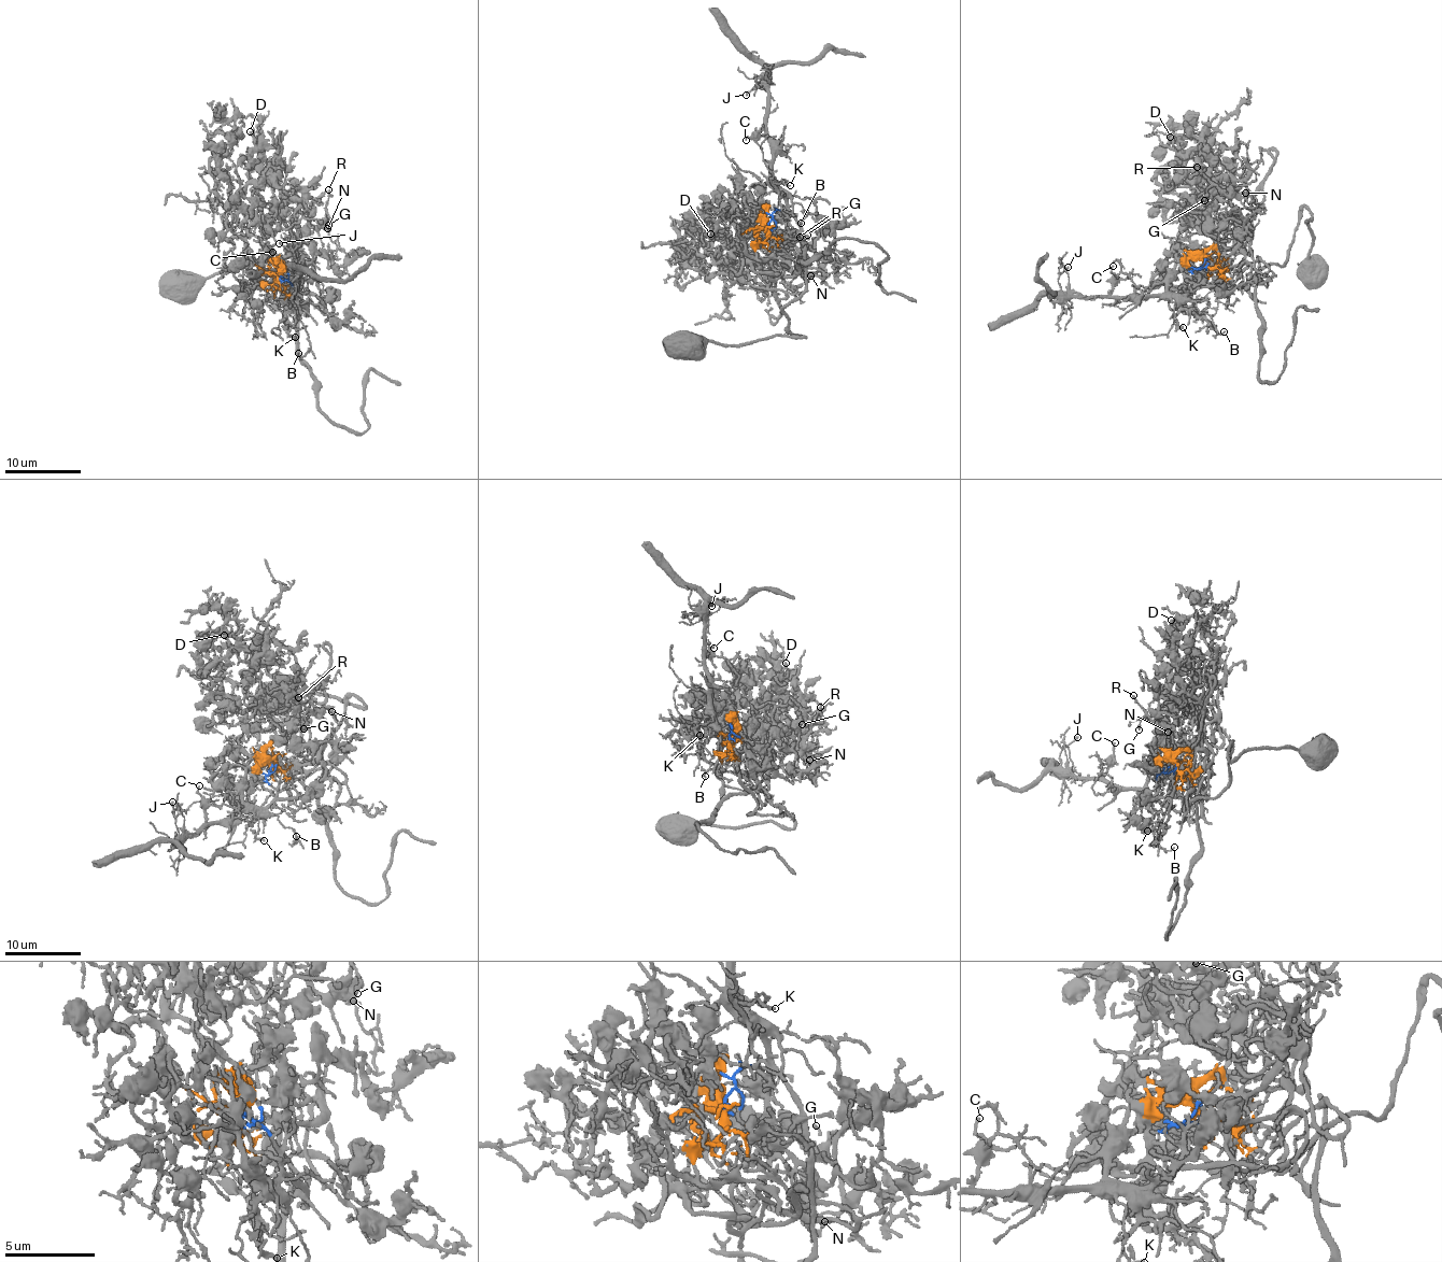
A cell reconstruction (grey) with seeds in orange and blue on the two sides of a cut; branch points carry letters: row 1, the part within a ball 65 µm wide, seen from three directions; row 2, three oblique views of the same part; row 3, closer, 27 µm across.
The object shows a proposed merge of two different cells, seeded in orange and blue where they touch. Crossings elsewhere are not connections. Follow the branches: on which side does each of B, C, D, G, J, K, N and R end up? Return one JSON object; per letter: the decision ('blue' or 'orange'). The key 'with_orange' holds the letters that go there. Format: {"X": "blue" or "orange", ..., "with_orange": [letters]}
{"B": "blue", "C": "blue", "D": "orange", "G": "orange", "J": "blue", "K": "blue", "N": "orange", "R": "orange", "with_orange": ["D", "G", "N", "R"]}

